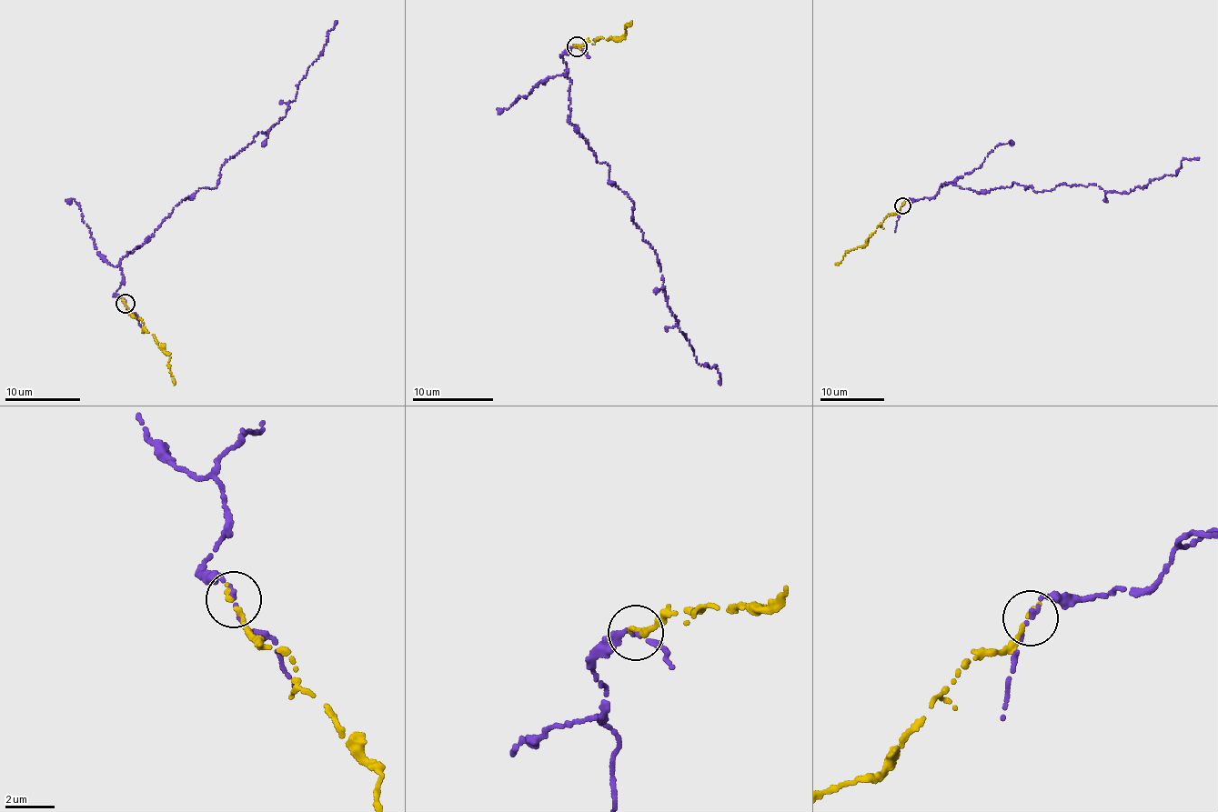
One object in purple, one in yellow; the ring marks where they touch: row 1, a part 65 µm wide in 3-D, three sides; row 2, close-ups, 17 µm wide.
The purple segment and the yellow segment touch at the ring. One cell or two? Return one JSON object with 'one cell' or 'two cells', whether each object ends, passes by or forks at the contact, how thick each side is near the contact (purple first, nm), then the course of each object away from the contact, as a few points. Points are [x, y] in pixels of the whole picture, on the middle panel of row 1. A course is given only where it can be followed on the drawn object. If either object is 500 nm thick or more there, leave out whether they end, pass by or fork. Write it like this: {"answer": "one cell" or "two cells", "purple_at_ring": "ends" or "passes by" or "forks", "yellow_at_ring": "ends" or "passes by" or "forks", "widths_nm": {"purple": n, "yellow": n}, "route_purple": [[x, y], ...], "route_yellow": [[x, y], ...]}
{"answer": "one cell", "purple_at_ring": "passes by", "yellow_at_ring": "ends", "widths_nm": {"purple": 170, "yellow": 240}, "route_purple": [[577, 45], [562, 55], [569, 123], [634, 202], [671, 315], [696, 362], [716, 365], [719, 384]], "route_yellow": [[577, 45], [601, 37], [617, 39], [630, 22]]}

